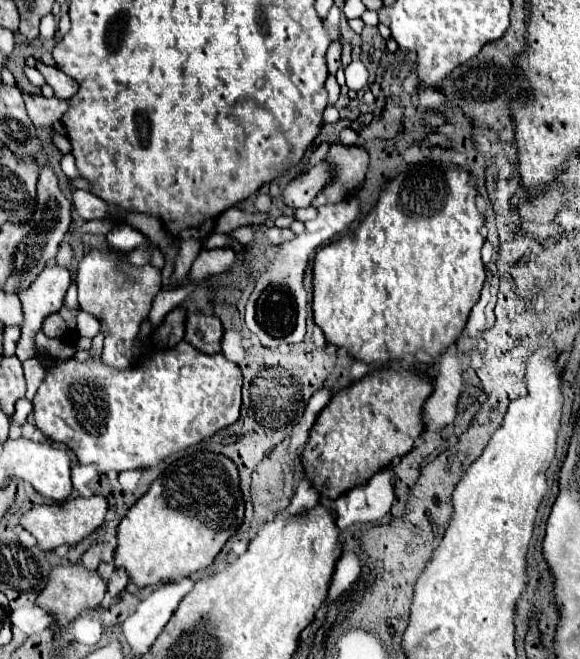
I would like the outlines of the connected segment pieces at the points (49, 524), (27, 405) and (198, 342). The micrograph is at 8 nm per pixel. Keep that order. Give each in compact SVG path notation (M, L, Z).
M92 495L88 499L86 497L74 497L74 499L66 499L66 501L52 503L52 505L32 507L28 513L22 515L20 525L36 537L40 549L52 551L60 545L80 543L84 537L88 537L94 529L98 529L104 523L106 511L108 511L108 501L100 495Z
M20 399L16 403L16 415L12 417L12 423L14 425L22 425L30 413L32 413L32 403L28 399Z
M194 313L186 321L184 341L188 341L194 349L212 355L212 353L220 353L222 333L224 331L218 317L206 317L202 313Z

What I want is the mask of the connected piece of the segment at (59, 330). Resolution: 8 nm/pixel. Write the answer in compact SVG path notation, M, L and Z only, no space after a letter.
M52 313L44 319L44 325L42 325L42 331L44 335L48 337L62 337L66 333L66 323L64 319L58 315L58 313Z

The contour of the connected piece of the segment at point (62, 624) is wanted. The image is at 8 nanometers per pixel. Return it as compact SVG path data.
M76 563L76 565L54 567L50 571L48 585L38 595L36 605L42 607L44 611L48 611L54 617L58 631L64 631L68 627L68 623L74 621L80 613L98 609L100 603L102 603L102 599L104 599L104 595L106 595L106 585L100 579L100 575L96 571L88 571L82 563Z

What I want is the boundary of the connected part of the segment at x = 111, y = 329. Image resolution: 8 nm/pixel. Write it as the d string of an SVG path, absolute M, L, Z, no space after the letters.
M90 251L78 263L76 269L76 287L80 309L94 315L100 321L100 329L104 335L104 353L102 361L106 365L128 369L136 359L136 337L142 321L148 317L154 297L160 293L162 277L160 271L152 265L136 267L128 263L126 255L118 265L116 251Z

